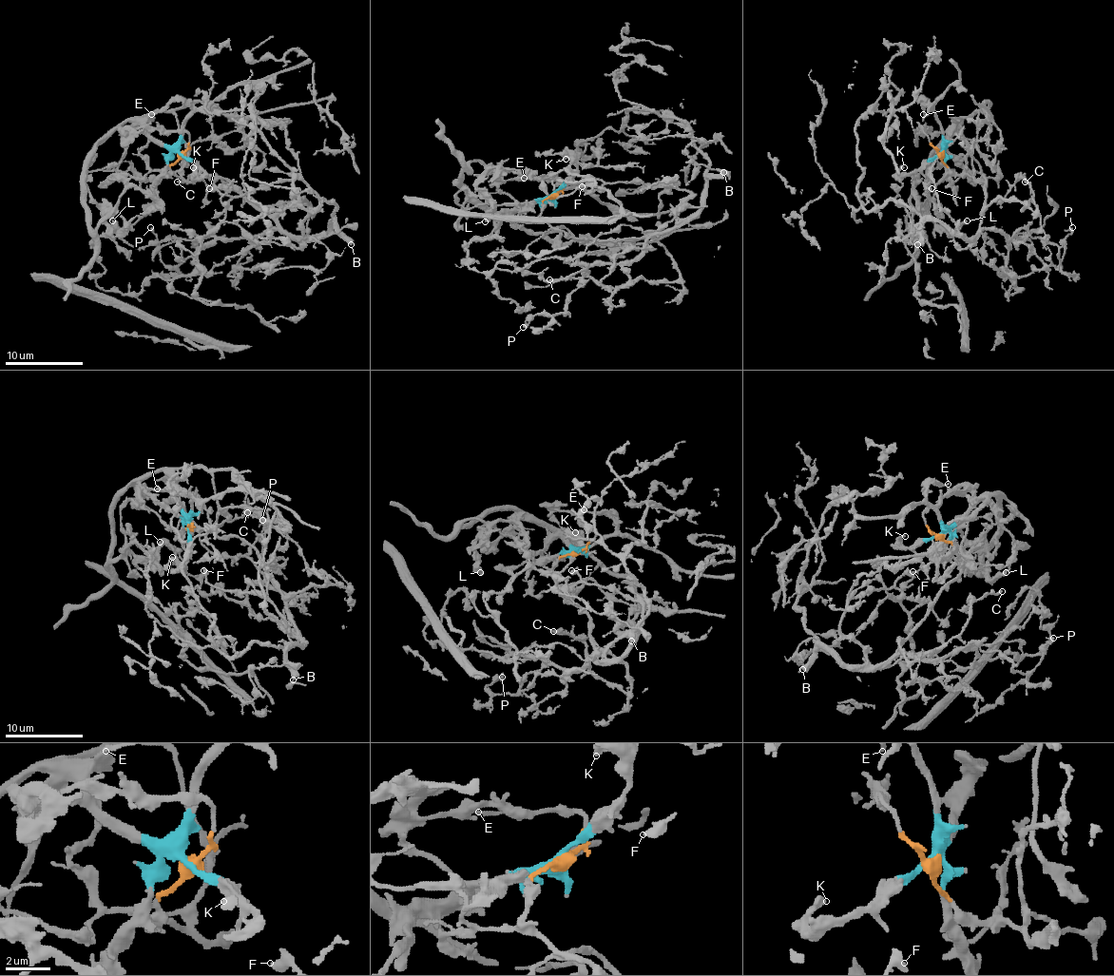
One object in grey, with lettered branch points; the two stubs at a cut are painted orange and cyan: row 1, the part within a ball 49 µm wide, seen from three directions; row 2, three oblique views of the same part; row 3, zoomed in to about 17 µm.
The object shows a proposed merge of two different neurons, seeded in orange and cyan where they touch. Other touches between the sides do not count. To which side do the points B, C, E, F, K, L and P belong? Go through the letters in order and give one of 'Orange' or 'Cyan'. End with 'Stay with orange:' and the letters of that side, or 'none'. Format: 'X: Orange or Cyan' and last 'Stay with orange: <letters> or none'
B: Orange
C: Orange
E: Cyan
F: Orange
K: Cyan
L: Cyan
P: Orange
Stay with orange: B, C, F, P

